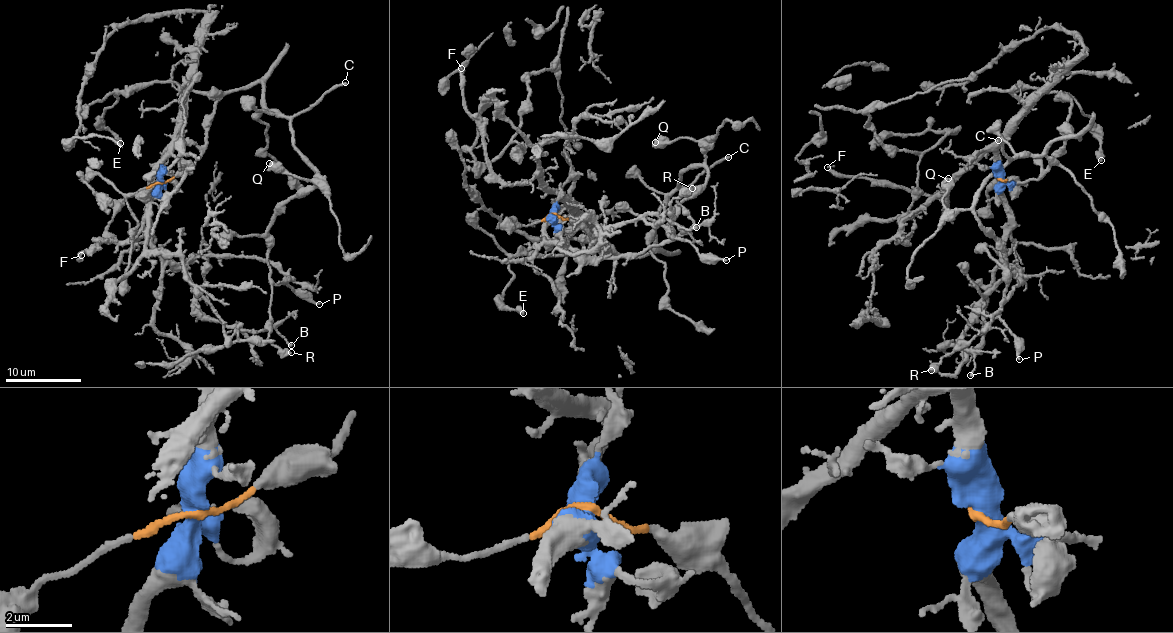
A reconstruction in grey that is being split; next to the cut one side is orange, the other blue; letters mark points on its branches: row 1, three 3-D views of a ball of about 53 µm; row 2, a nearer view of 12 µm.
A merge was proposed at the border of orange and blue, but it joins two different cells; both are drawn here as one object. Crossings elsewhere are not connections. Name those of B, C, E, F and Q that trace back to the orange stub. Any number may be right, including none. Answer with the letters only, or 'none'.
C, E, Q

